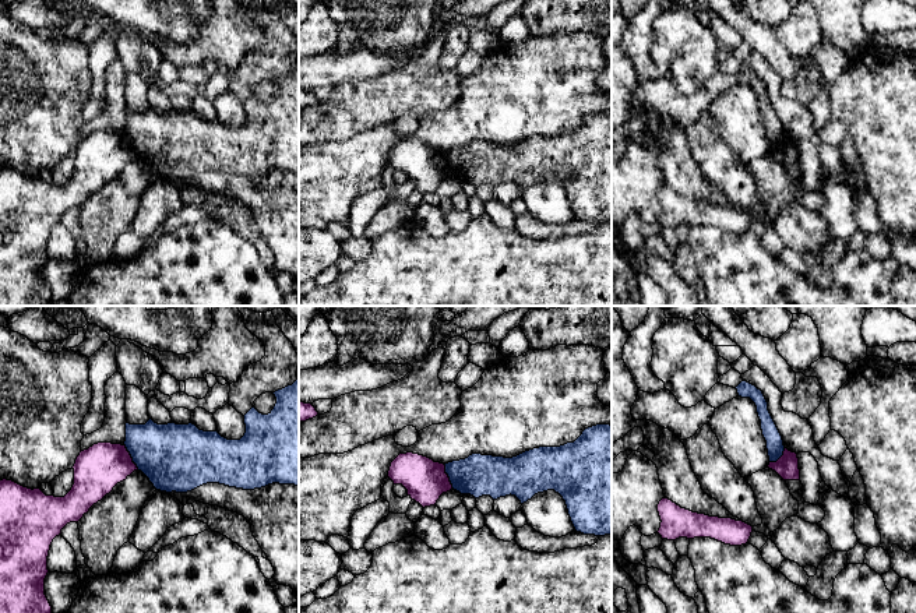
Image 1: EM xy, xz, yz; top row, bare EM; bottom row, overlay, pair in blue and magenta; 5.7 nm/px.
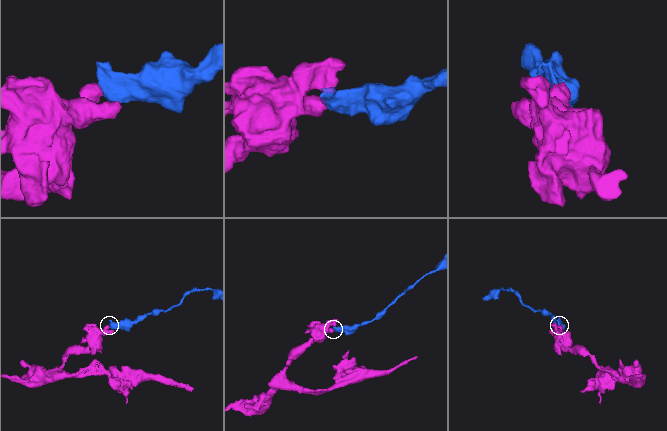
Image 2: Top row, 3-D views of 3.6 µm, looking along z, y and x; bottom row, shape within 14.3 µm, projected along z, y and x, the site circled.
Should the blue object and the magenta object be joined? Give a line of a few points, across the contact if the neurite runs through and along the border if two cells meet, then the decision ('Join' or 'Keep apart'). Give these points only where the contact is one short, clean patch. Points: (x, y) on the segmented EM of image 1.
Line: xz (443, 464), (453, 488). Keep apart

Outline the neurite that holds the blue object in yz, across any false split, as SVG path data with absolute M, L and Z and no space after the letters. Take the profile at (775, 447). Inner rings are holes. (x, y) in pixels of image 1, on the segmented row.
M744 380L736 387L736 390L739 397L750 398L755 404L757 413L761 420L762 436L767 441L769 462L776 462L783 455L785 445L782 436L768 411L768 402L762 391Z

